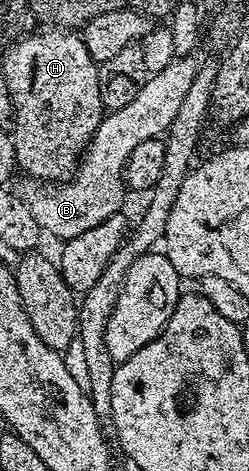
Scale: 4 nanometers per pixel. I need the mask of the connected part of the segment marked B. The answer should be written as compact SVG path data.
M191 56L176 58L161 72L150 75L131 103L125 104L125 108L120 110L110 111L104 117L103 123L88 142L73 177L62 184L47 184L39 188L35 198L30 199L30 204L33 216L37 216L40 231L47 233L48 230L58 240L66 240L81 236L81 232L89 232L89 228L97 228L97 224L109 216L120 213L129 156L133 148L141 144L141 140L167 134L173 118L180 110L181 100L193 82L197 69L194 60Z

